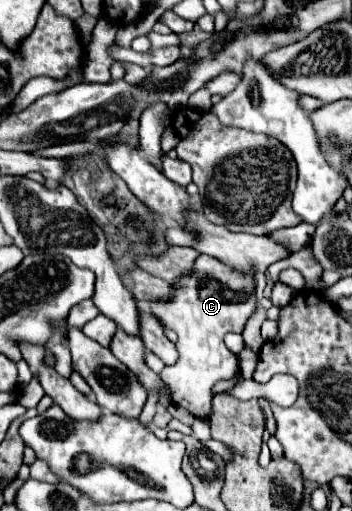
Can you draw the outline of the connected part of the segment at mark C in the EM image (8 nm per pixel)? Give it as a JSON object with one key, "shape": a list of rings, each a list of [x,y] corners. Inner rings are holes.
{"shape":[[[202,254],[196,264],[194,264],[194,272],[188,278],[182,278],[178,284],[174,284],[174,298],[170,302],[154,302],[150,304],[150,312],[154,316],[158,316],[158,320],[172,328],[178,334],[178,342],[176,342],[176,350],[178,350],[178,360],[176,364],[164,368],[160,372],[160,378],[170,384],[170,388],[174,388],[174,404],[186,408],[188,412],[192,412],[196,418],[210,418],[212,416],[212,388],[220,382],[220,380],[240,380],[238,374],[238,362],[236,356],[224,346],[224,334],[232,332],[232,330],[242,330],[246,320],[250,318],[250,312],[254,312],[256,306],[256,298],[254,298],[254,280],[248,276],[238,276],[238,272],[234,272],[232,268],[224,266],[220,260],[214,260],[212,256]]]}

